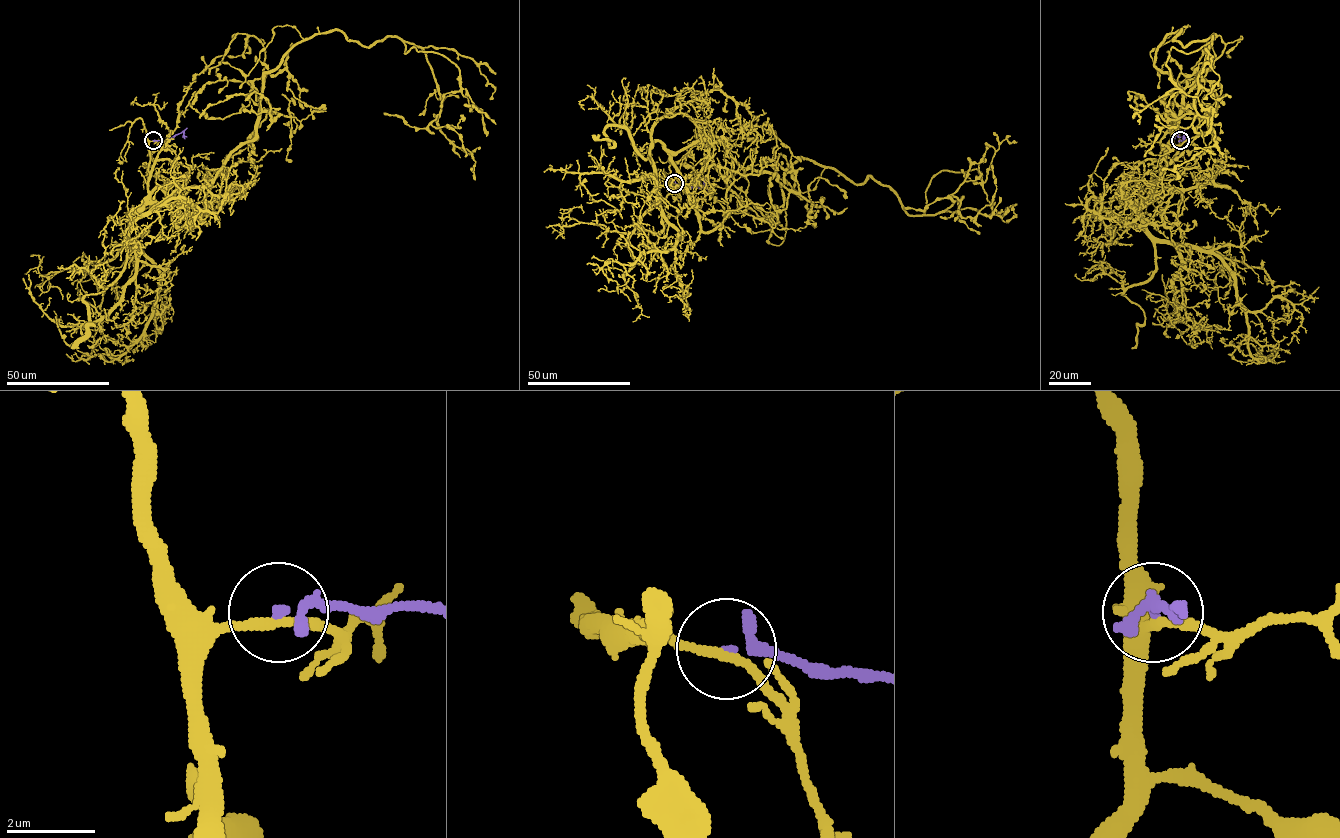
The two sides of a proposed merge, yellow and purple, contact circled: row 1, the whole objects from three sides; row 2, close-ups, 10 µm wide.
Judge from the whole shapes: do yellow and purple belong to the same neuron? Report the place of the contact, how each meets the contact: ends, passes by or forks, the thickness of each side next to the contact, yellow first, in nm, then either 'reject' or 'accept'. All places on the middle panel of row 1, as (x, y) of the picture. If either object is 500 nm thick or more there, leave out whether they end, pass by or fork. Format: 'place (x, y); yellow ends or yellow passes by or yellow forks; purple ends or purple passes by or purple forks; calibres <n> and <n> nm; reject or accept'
place (674, 183); yellow passes by; purple passes by; calibres 190 and 160 nm; reject

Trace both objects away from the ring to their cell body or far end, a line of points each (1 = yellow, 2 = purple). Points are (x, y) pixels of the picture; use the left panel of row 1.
1: (152, 140), (150, 198), (202, 209), (254, 137), (262, 77), (339, 30), (423, 50), (438, 127), (471, 169)
2: (152, 140), (166, 141), (184, 131), (185, 138)

